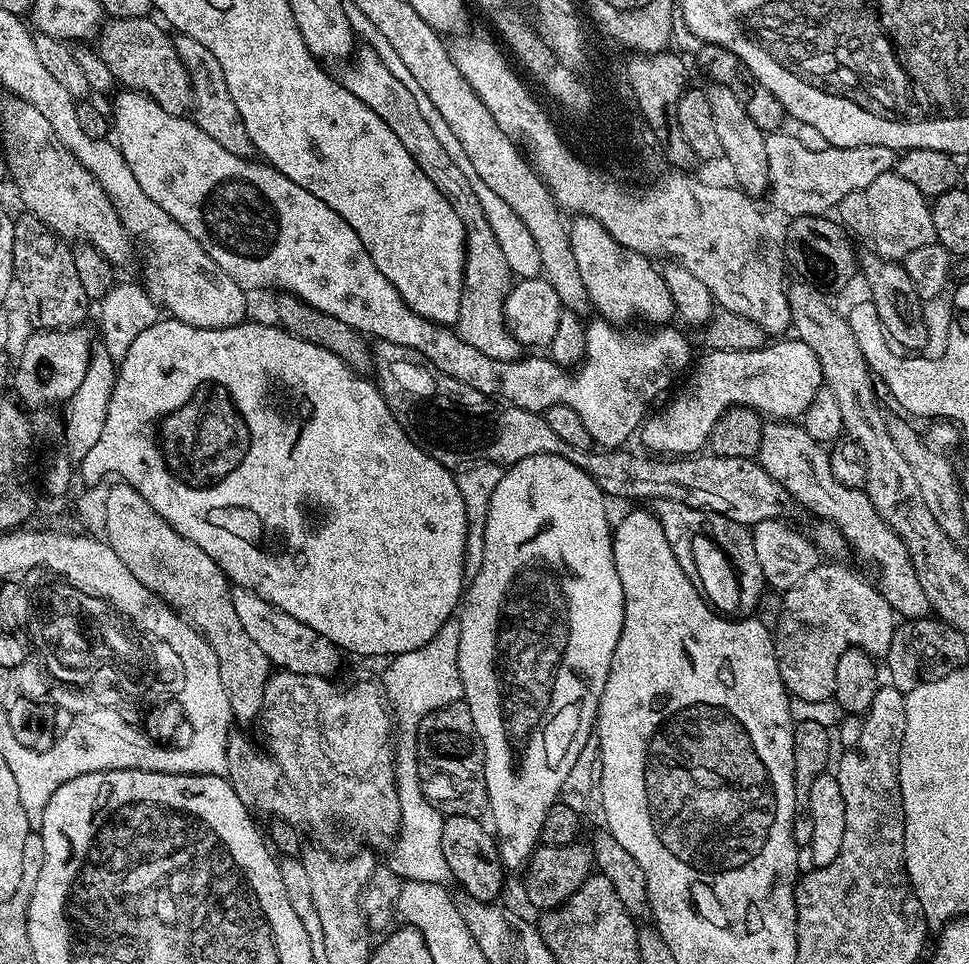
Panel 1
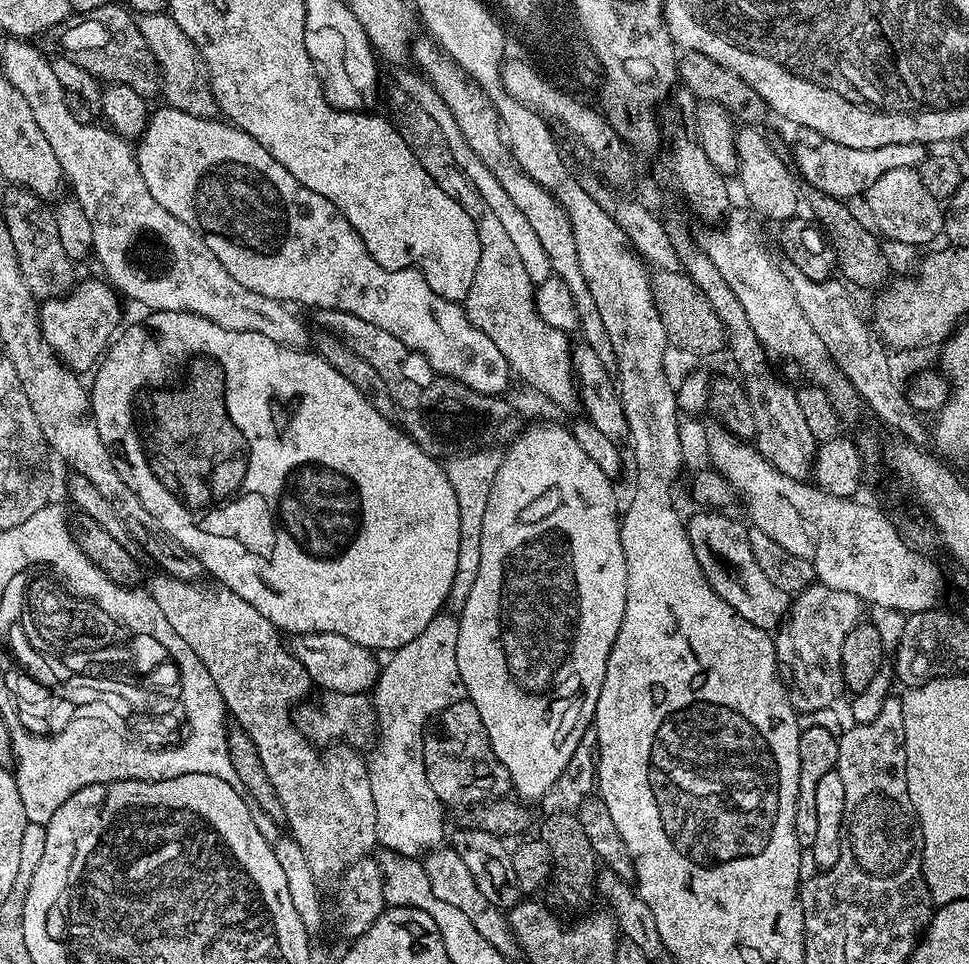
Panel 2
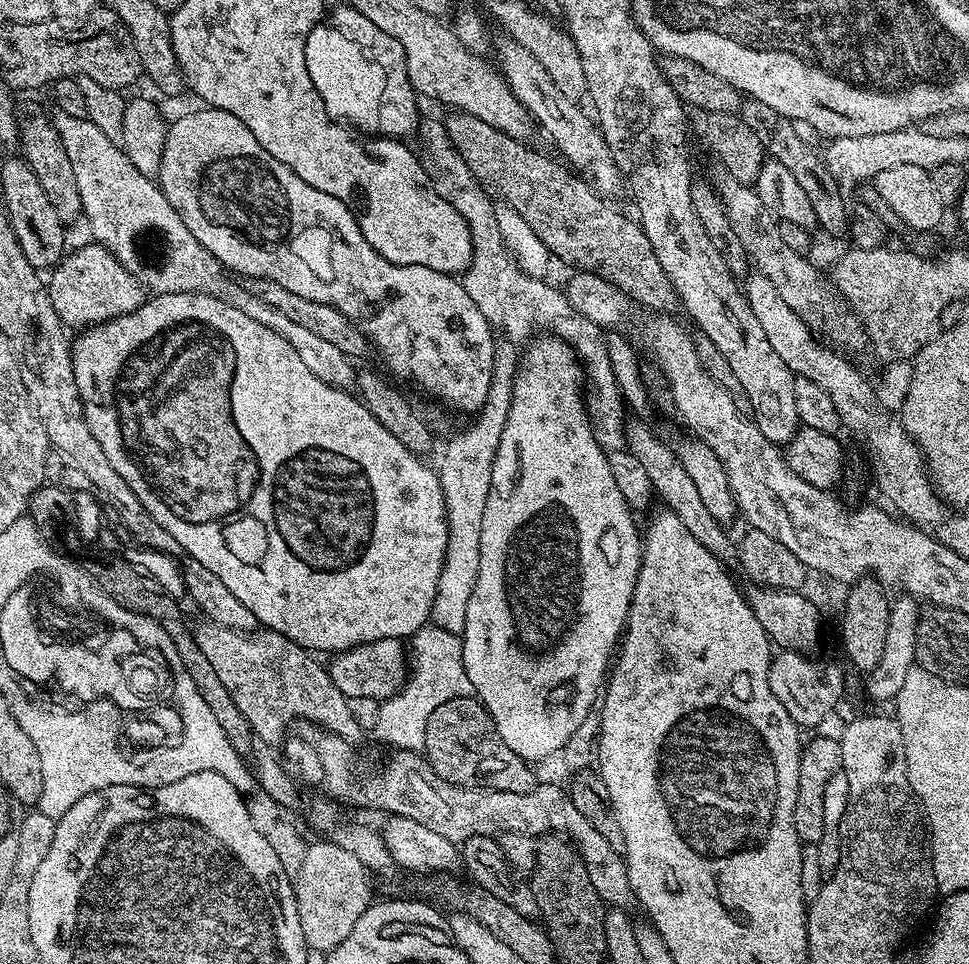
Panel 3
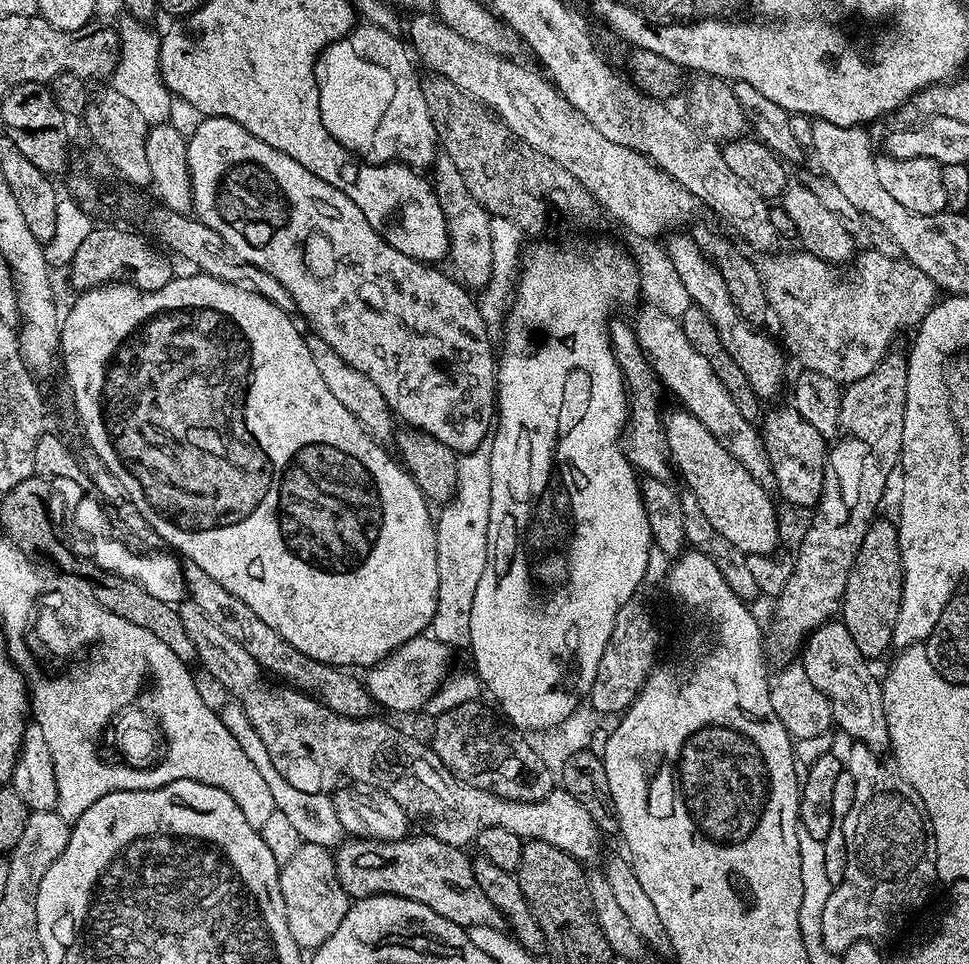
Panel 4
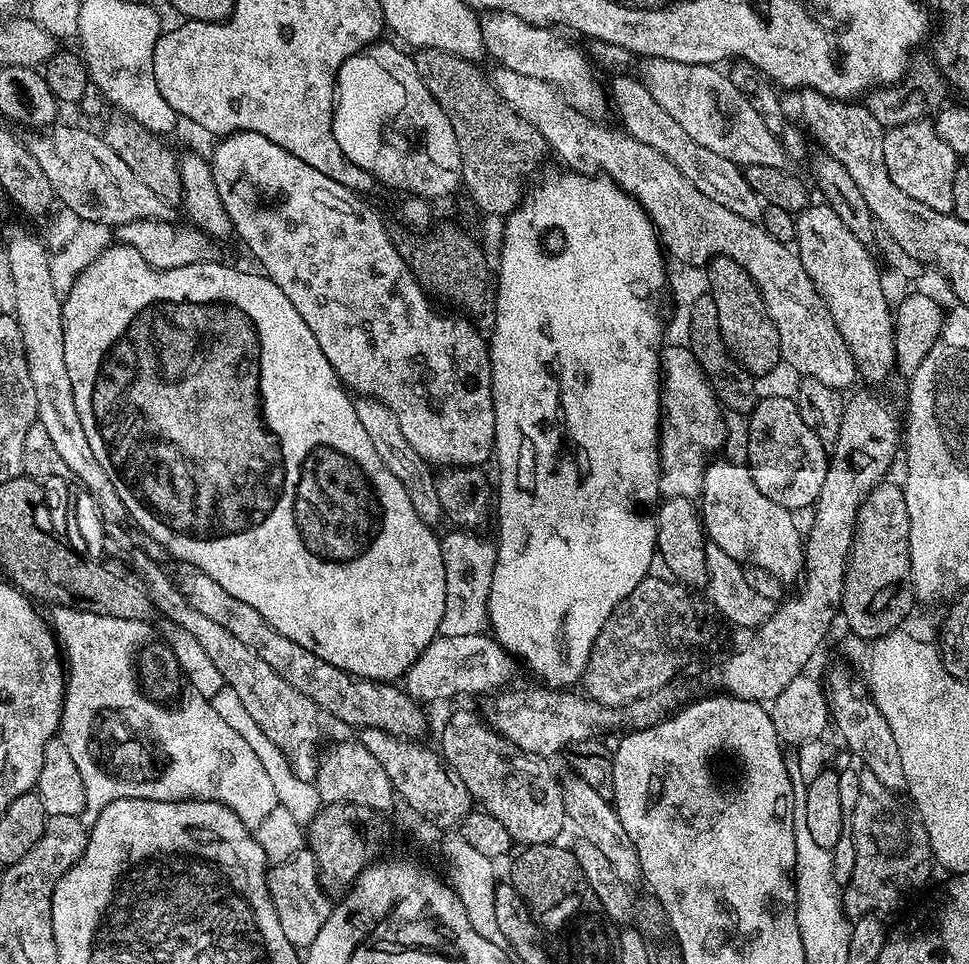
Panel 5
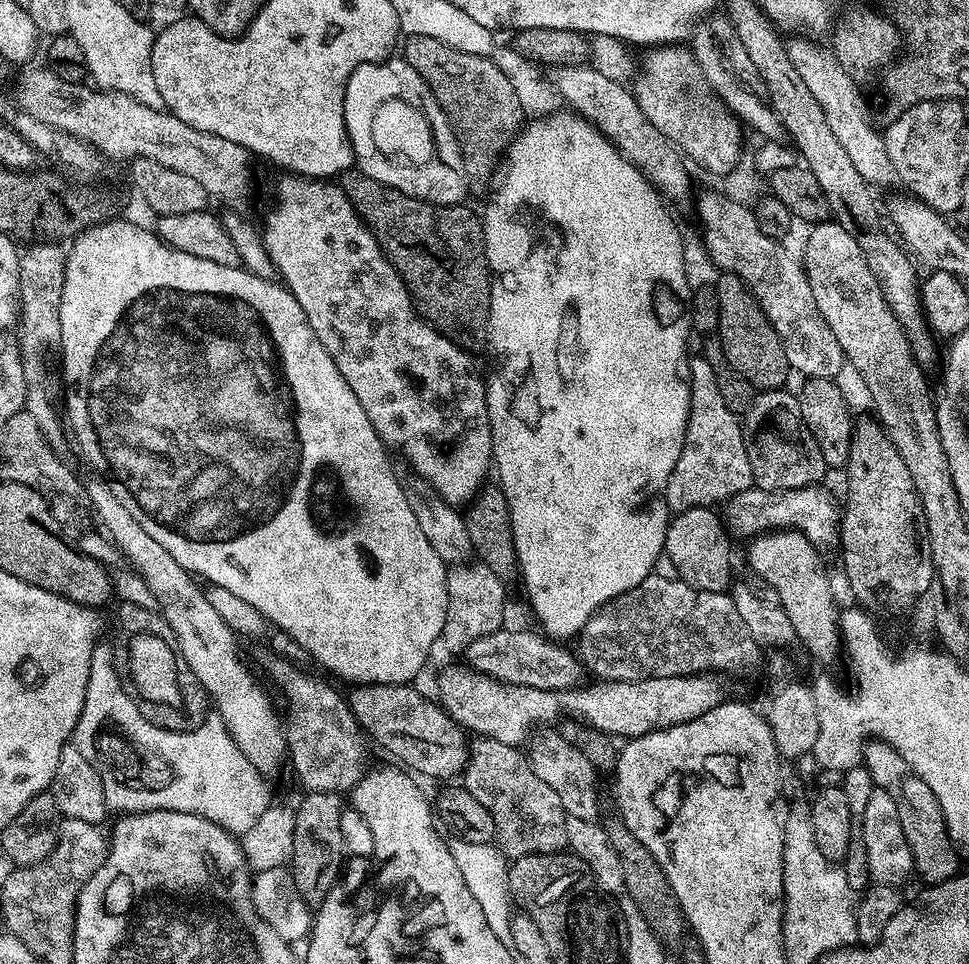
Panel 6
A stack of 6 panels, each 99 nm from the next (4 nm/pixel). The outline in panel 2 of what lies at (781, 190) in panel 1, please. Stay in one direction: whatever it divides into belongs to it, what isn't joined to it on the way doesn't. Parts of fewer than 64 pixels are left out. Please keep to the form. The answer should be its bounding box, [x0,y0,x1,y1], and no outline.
[794,142,926,198]

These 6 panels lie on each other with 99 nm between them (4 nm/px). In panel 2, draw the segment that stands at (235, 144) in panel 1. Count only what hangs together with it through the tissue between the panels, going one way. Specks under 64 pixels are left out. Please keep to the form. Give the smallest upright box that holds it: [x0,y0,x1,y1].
[136,12,218,119]

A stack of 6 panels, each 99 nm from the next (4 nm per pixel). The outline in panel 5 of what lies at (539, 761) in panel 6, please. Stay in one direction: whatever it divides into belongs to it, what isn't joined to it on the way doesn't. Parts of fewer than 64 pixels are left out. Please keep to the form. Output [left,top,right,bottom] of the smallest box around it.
[562,774,642,886]

